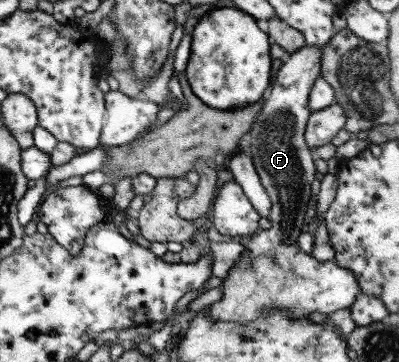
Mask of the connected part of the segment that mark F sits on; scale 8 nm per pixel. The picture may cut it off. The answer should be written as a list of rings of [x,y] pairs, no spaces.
[[[304,45],[288,54],[275,75],[273,85],[269,85],[269,96],[265,97],[261,104],[261,111],[257,113],[251,129],[247,131],[250,145],[247,149],[251,153],[249,158],[253,161],[261,185],[269,196],[270,210],[266,215],[269,219],[269,228],[259,229],[251,235],[247,245],[241,245],[243,247],[240,252],[241,256],[235,260],[227,277],[222,279],[223,282],[218,287],[221,299],[208,306],[207,316],[213,321],[233,321],[241,327],[255,319],[265,318],[272,312],[284,312],[295,321],[307,319],[311,313],[319,313],[322,317],[329,316],[339,309],[348,309],[358,292],[358,286],[351,273],[335,265],[334,258],[319,262],[297,246],[297,237],[303,225],[303,215],[311,195],[311,183],[317,173],[309,154],[310,148],[307,147],[303,134],[310,114],[307,97],[313,87],[313,81],[321,76],[319,61],[321,61],[321,46]]]

